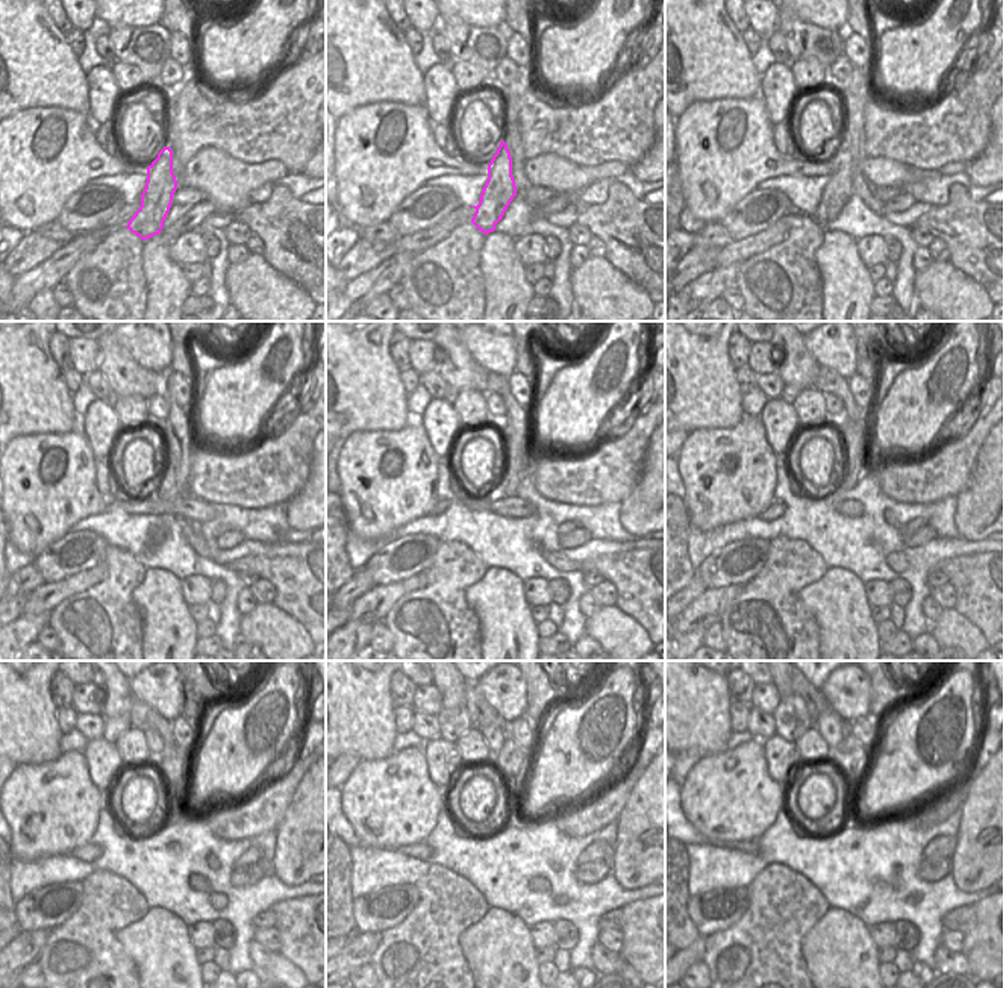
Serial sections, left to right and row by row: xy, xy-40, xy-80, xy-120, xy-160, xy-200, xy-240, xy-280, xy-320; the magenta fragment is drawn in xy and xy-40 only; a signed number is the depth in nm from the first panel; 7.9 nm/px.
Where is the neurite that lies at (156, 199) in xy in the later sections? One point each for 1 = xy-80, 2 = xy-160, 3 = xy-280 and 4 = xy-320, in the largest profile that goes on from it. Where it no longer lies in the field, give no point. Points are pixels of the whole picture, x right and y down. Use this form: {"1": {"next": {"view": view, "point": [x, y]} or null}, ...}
{"1": {"next": {"view": "xy-80", "point": [838, 190]}}, "2": {"next": {"view": "xy-160", "point": [515, 465]}}, "3": {"next": {"view": "xy-280", "point": [512, 761]}}, "4": {"next": {"view": "xy-320", "point": [850, 756]}}}

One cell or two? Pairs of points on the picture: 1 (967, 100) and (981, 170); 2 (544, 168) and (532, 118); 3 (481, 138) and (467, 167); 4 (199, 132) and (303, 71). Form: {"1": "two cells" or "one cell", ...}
{"1": "two cells", "2": "two cells", "3": "two cells", "4": "one cell"}

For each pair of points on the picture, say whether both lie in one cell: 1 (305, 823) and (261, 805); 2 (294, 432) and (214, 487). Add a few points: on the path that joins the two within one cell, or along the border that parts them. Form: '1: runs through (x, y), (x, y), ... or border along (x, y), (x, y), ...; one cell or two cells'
1: border along (299, 782), (282, 822), (274, 829); two cells
2: runs through (274, 452), (246, 478), (234, 478); one cell

